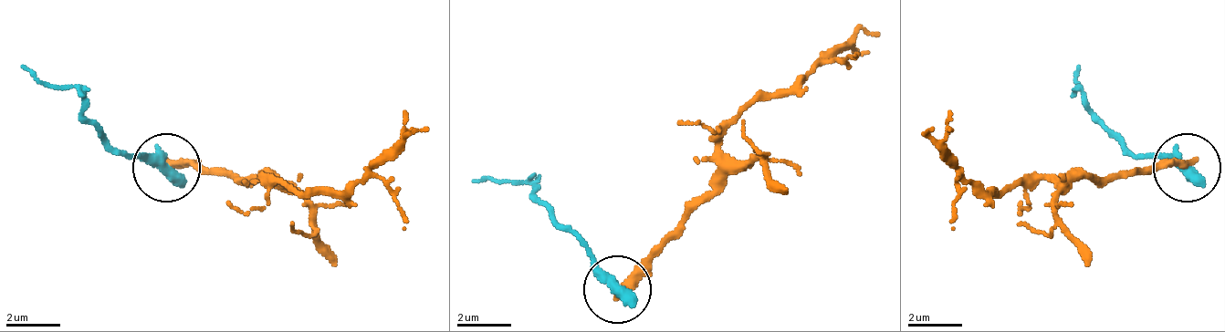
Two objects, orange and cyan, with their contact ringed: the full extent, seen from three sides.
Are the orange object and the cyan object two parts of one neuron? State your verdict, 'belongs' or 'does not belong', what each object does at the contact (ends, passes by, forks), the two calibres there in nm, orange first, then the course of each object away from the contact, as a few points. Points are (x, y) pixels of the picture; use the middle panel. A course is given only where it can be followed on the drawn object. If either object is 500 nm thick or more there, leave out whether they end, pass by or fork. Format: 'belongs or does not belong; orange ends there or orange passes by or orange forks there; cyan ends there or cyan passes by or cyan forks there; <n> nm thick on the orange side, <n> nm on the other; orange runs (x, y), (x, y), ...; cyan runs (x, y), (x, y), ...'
does not belong; 320 nm thick on the orange side, 600 nm on the other; orange runs (615, 287), (711, 186), (717, 139), (759, 98), (799, 84), (860, 30), (880, 36); cyan runs (615, 287), (528, 179), (473, 179)

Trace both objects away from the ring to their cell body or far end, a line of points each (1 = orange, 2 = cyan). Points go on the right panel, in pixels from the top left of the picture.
1: (1185, 166), (1083, 179), (1036, 179), (995, 192), (981, 192), (927, 139), (934, 125)
2: (1185, 166), (1137, 159), (1076, 98), (1076, 64)

